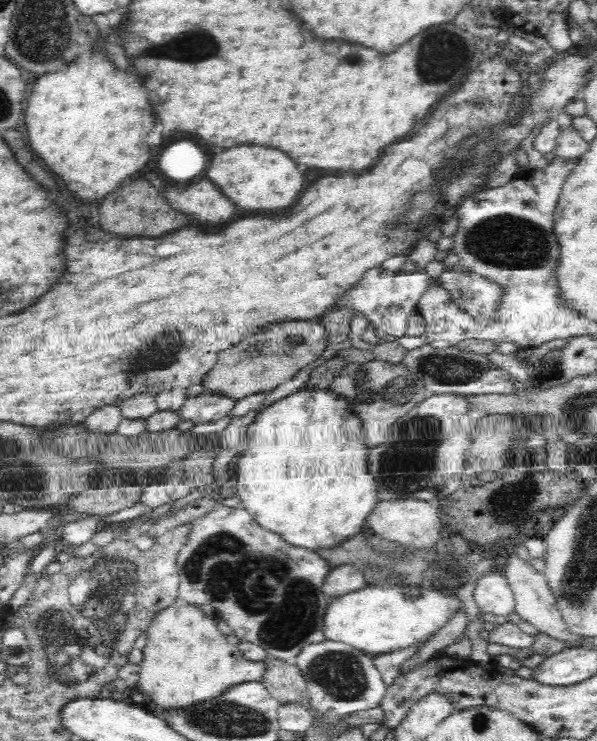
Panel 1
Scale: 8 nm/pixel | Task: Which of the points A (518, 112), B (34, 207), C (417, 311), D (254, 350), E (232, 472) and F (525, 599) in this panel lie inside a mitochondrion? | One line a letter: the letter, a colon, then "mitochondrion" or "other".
A: other
B: other
C: other
D: mitochondrion
E: other
F: other

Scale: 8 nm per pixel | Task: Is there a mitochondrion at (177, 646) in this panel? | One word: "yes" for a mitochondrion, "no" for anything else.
no

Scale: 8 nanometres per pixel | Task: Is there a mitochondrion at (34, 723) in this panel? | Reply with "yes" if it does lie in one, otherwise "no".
no

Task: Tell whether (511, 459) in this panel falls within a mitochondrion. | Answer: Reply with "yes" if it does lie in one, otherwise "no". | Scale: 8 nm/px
no

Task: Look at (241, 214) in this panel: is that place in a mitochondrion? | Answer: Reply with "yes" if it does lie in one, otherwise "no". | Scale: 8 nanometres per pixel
no

